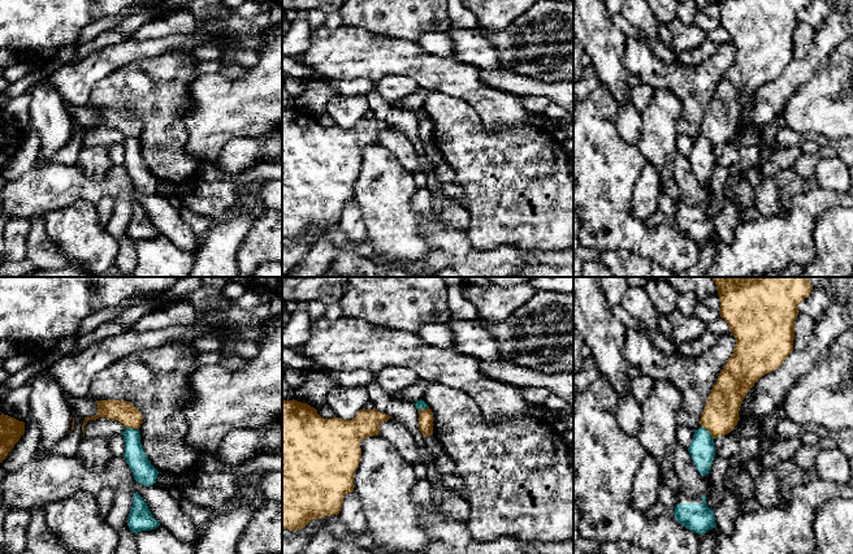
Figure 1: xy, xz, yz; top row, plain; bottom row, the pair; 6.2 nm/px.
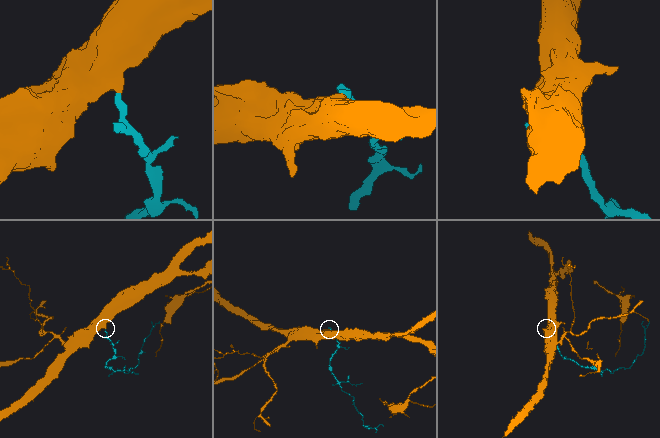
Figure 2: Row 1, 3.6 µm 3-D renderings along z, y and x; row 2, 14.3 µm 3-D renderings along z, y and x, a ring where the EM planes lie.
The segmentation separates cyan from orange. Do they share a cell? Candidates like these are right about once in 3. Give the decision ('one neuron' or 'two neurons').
two neurons

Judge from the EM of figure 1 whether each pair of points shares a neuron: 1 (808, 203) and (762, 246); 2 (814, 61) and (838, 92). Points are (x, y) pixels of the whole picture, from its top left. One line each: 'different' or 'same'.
1: same
2: different

